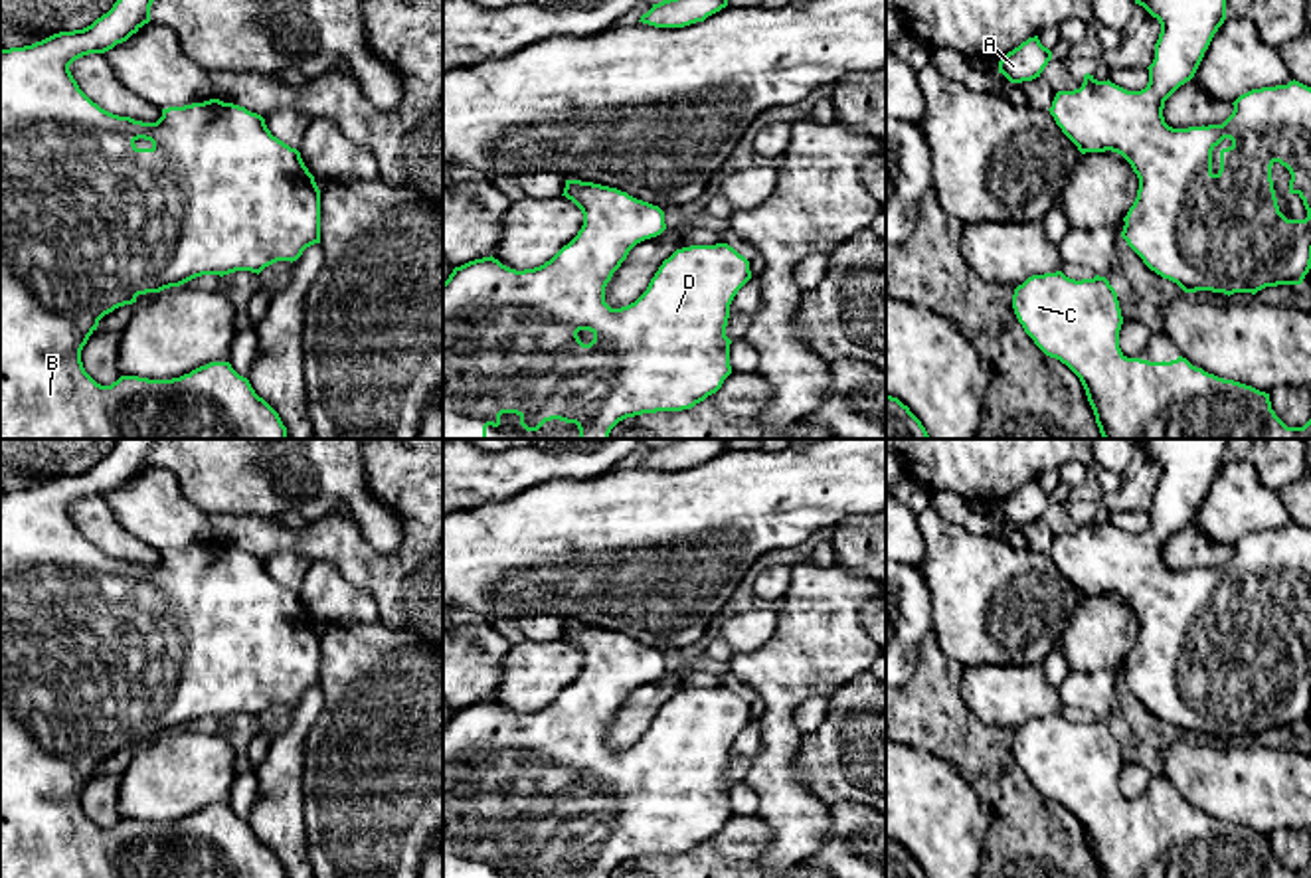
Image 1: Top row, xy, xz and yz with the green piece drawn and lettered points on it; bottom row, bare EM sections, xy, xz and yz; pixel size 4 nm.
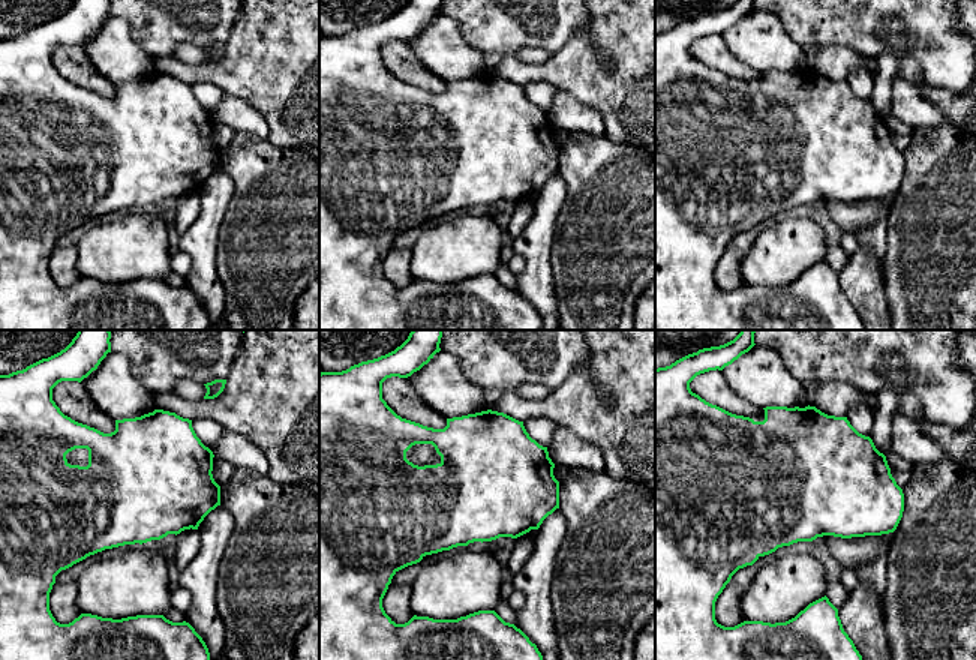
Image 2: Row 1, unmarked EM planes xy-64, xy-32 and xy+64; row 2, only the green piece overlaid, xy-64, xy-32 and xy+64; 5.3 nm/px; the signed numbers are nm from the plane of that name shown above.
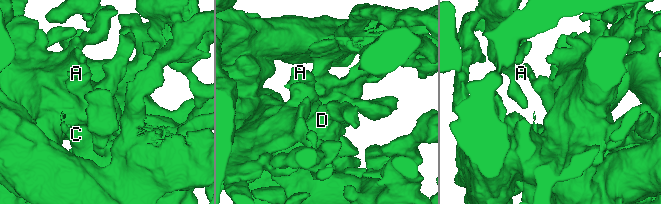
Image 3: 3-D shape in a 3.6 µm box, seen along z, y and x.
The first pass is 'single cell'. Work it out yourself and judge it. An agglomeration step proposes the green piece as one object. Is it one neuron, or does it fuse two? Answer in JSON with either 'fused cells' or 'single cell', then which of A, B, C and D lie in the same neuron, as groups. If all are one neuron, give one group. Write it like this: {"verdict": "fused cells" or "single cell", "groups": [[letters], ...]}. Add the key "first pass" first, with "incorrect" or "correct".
{"first pass": "correct", "verdict": "single cell", "groups": [["A", "B", "C", "D"]]}

